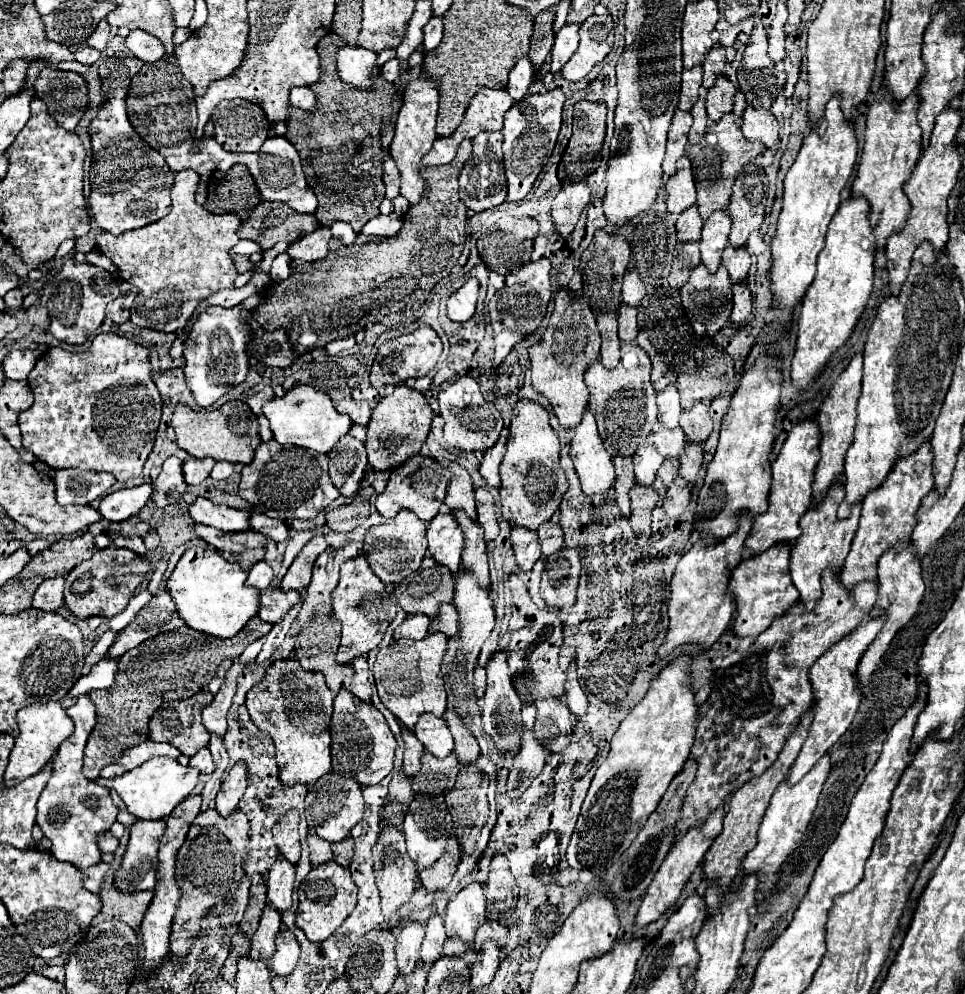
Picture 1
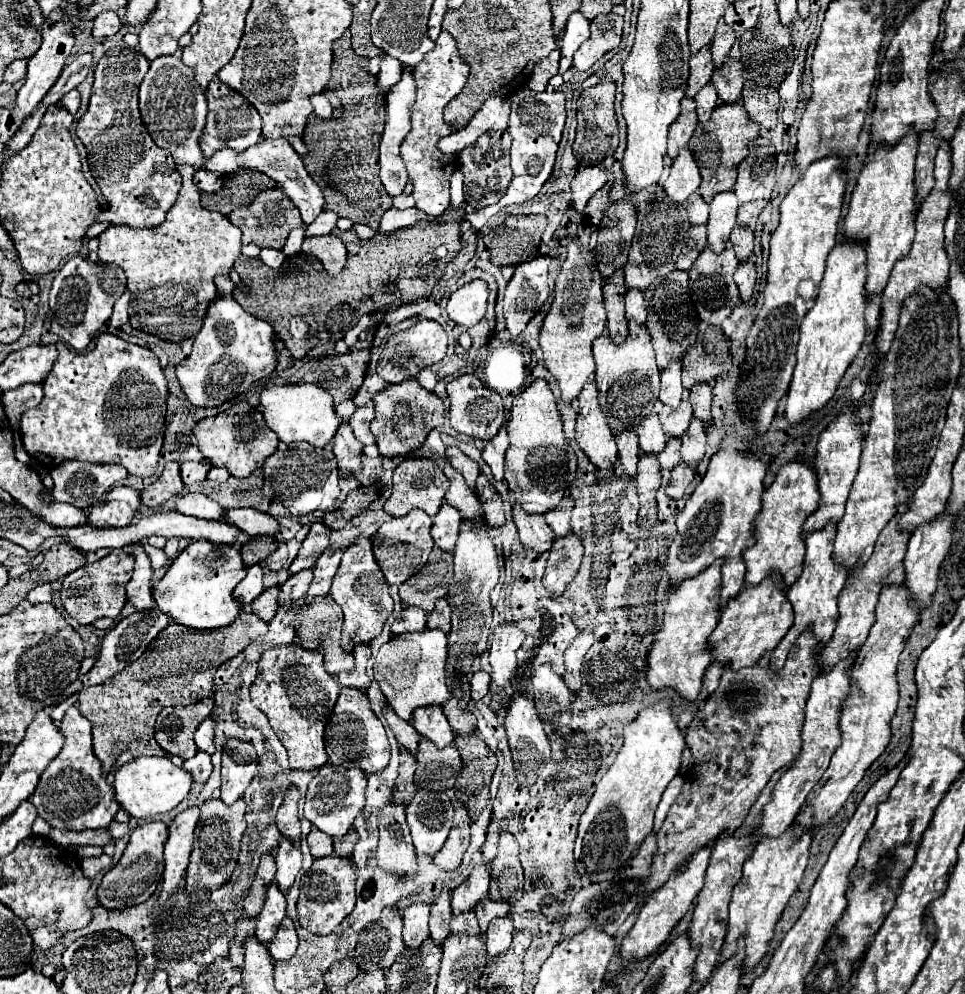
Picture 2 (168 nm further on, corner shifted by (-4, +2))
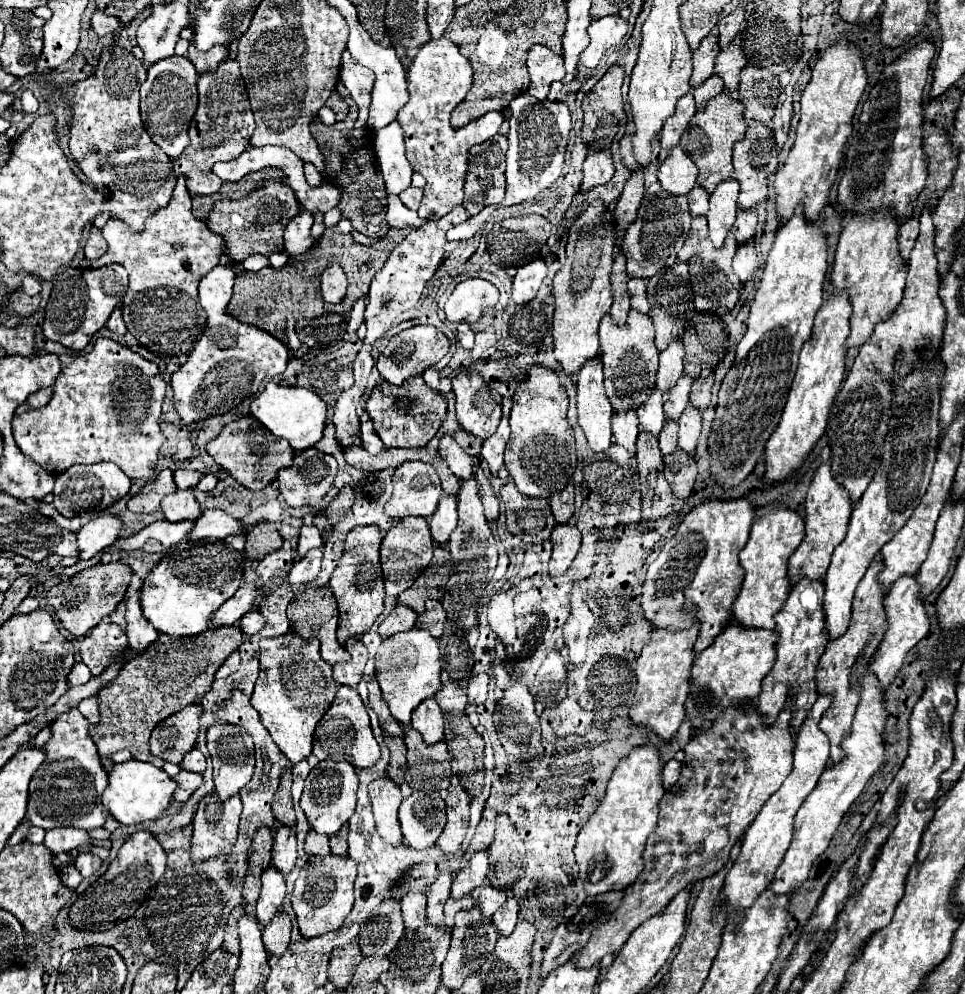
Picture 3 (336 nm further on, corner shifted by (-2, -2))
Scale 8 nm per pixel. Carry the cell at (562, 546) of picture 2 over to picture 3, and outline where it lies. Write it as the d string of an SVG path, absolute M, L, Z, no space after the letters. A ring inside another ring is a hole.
M555 526L551 542L553 542L553 554L549 562L549 576L559 578L569 570L571 562L579 552L581 532L575 526Z

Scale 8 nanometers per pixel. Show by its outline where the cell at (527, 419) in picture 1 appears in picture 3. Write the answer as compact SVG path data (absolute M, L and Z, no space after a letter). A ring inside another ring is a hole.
M537 364L527 370L527 384L517 388L513 396L509 418L511 438L505 448L505 468L515 480L517 490L527 498L551 498L555 492L561 492L563 486L567 486L571 474L575 472L575 438L565 420L567 404L569 400L565 388L559 384L555 372Z

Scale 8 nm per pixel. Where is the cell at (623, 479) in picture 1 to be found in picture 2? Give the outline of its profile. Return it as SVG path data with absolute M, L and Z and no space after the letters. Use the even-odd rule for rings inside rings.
M633 430L617 432L617 448L619 448L619 460L629 476L637 474L637 462L639 462L639 442L637 434Z

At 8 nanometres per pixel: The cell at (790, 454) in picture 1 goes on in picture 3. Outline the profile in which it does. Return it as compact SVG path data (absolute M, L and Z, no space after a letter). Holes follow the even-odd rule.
M777 508L767 516L755 520L751 526L751 536L747 546L741 550L741 566L745 570L745 580L741 592L733 606L733 616L743 626L751 628L775 628L775 614L783 608L791 582L789 582L789 556L797 550L805 536L805 518L801 512L789 508Z

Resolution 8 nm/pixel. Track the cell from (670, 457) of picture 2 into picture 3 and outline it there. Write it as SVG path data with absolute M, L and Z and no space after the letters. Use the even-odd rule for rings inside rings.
M665 420L665 428L659 434L659 448L661 448L663 456L669 456L677 450L677 432L679 432L677 422Z

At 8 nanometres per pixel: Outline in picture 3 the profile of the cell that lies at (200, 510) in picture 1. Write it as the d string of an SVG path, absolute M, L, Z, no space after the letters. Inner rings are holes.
M177 490L169 498L163 498L161 508L163 508L165 520L169 522L183 522L183 520L197 522L199 516L203 514L199 502L191 496L191 492L185 492L185 490Z

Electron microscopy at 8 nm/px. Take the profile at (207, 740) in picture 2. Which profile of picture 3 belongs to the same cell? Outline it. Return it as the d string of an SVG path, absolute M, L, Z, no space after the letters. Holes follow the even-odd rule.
M193 748L191 752L187 752L183 758L183 764L181 764L181 768L195 770L195 772L203 772L205 766L207 766L207 762L205 762L205 756L199 752L199 748Z

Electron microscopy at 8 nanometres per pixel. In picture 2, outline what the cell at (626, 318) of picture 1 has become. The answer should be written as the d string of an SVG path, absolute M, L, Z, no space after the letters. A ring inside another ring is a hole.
M637 288L627 290L627 294L625 294L625 310L627 310L627 320L635 320L635 322L645 324L647 310L645 310L641 290L637 290Z

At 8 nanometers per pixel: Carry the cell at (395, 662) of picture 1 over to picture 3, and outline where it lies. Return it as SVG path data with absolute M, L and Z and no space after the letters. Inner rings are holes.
M427 630L399 632L383 640L375 654L375 680L381 686L383 700L387 702L393 718L403 726L411 722L411 710L415 710L423 700L433 698L441 690L441 664L439 664L439 644Z

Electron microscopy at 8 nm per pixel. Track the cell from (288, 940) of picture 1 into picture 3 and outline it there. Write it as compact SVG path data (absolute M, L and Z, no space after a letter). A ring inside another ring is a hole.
M279 912L275 916L275 922L263 928L263 944L267 952L271 956L281 956L289 946L289 934L291 934L291 918L285 912Z

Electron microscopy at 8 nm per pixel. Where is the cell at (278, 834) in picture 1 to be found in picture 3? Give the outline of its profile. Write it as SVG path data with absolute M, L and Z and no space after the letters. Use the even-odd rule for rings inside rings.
M283 772L281 776L281 784L275 792L273 798L273 814L279 820L279 824L285 826L293 826L295 824L295 810L293 810L293 802L291 802L291 772Z

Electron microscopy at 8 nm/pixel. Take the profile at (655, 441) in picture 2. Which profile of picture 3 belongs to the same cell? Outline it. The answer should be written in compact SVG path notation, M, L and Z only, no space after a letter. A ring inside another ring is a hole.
M655 390L637 410L635 410L637 418L639 418L639 426L643 432L659 436L663 422L665 422L665 414L663 414L663 402L661 402L661 394L659 390Z

